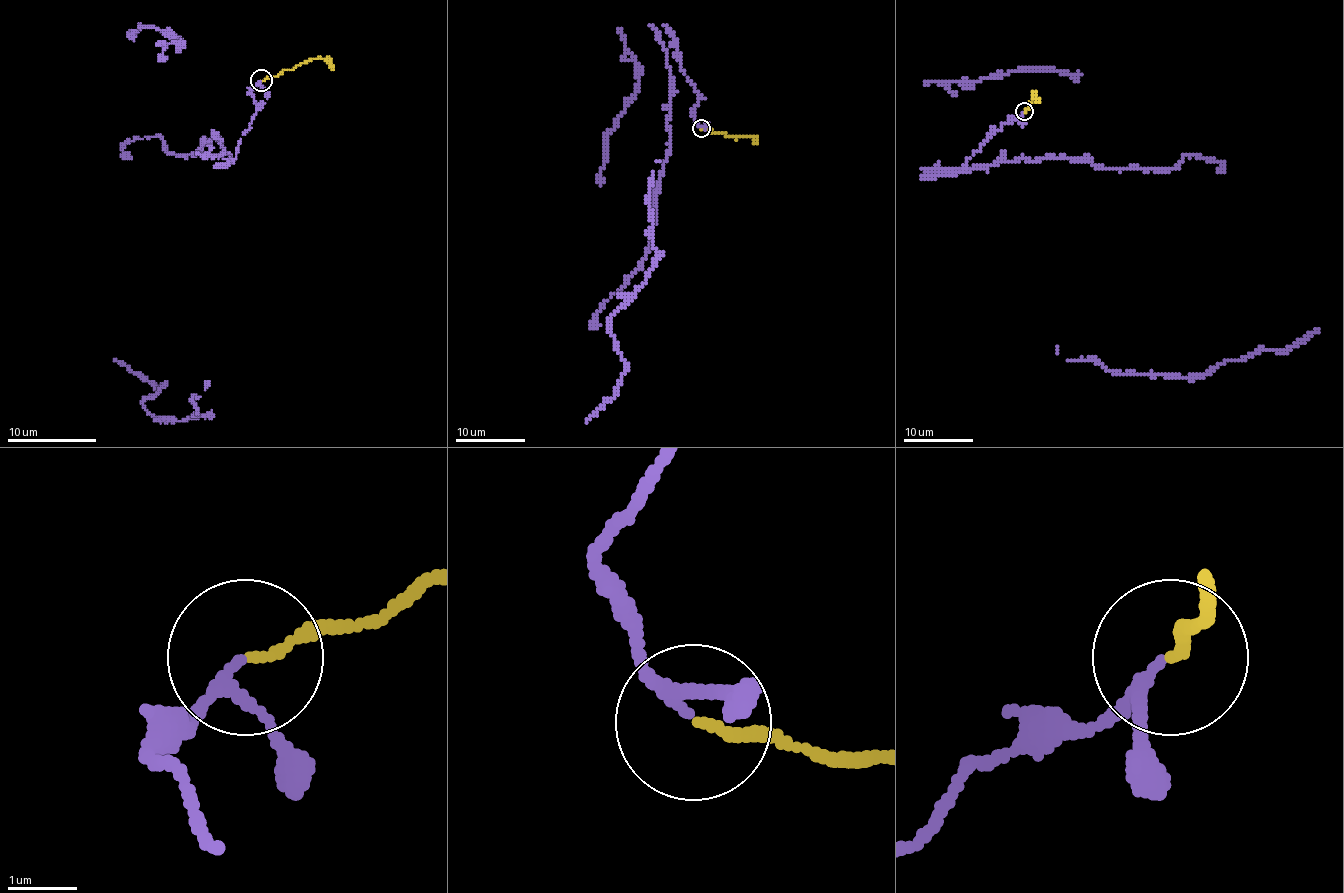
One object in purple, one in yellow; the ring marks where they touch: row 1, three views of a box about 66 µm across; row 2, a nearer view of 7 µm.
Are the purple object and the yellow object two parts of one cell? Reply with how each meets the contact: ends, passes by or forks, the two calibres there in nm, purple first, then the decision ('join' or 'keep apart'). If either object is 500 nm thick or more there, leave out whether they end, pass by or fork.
purple passes by; yellow ends there; 150 nm thick on the purple side, 140 nm on the other; join

